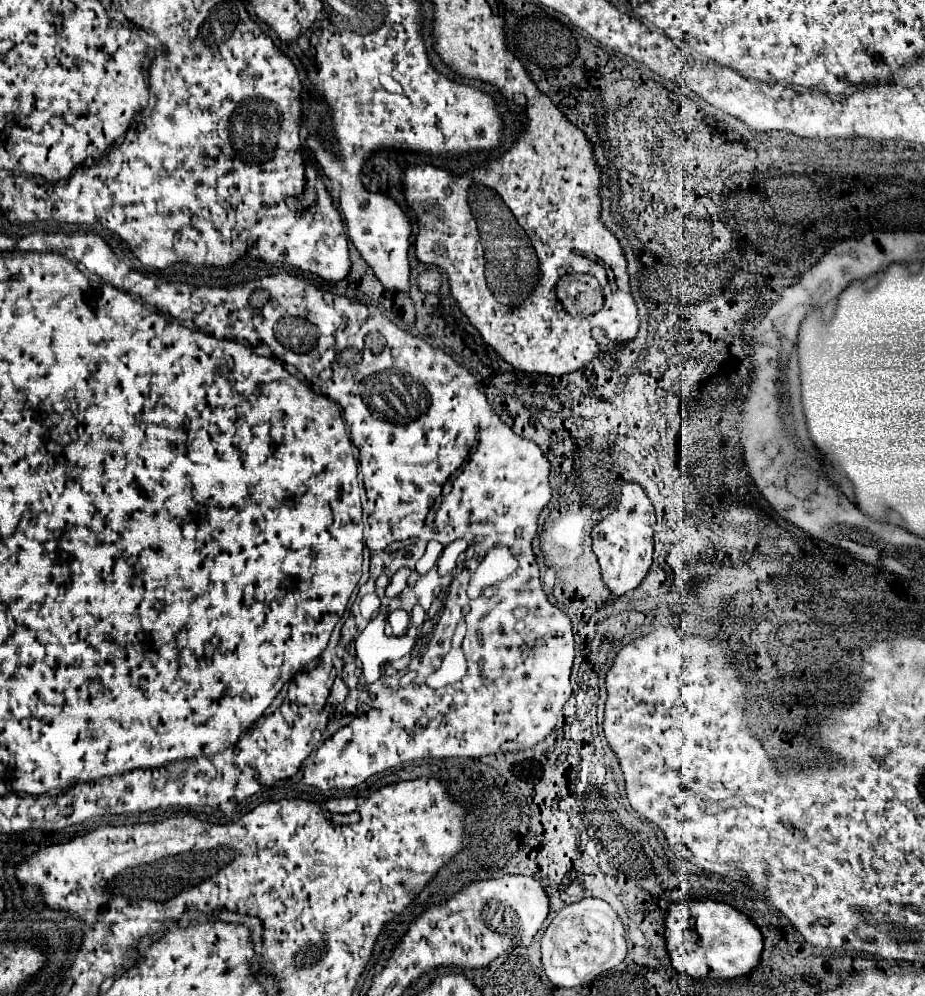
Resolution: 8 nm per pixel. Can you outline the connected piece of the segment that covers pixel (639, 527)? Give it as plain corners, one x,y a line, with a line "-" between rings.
637,483
623,485
619,507
615,509
613,515
597,523
591,533
593,553
599,559
603,581
613,595
625,595
627,591
639,587
639,583
649,573
655,545
653,527
655,527
655,509
645,491

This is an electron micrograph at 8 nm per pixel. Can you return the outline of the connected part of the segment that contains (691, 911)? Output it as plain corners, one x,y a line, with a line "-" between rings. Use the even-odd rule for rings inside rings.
709,899
671,905
665,917
665,939
673,965
693,979
739,979
759,967
763,953
763,935
749,917

